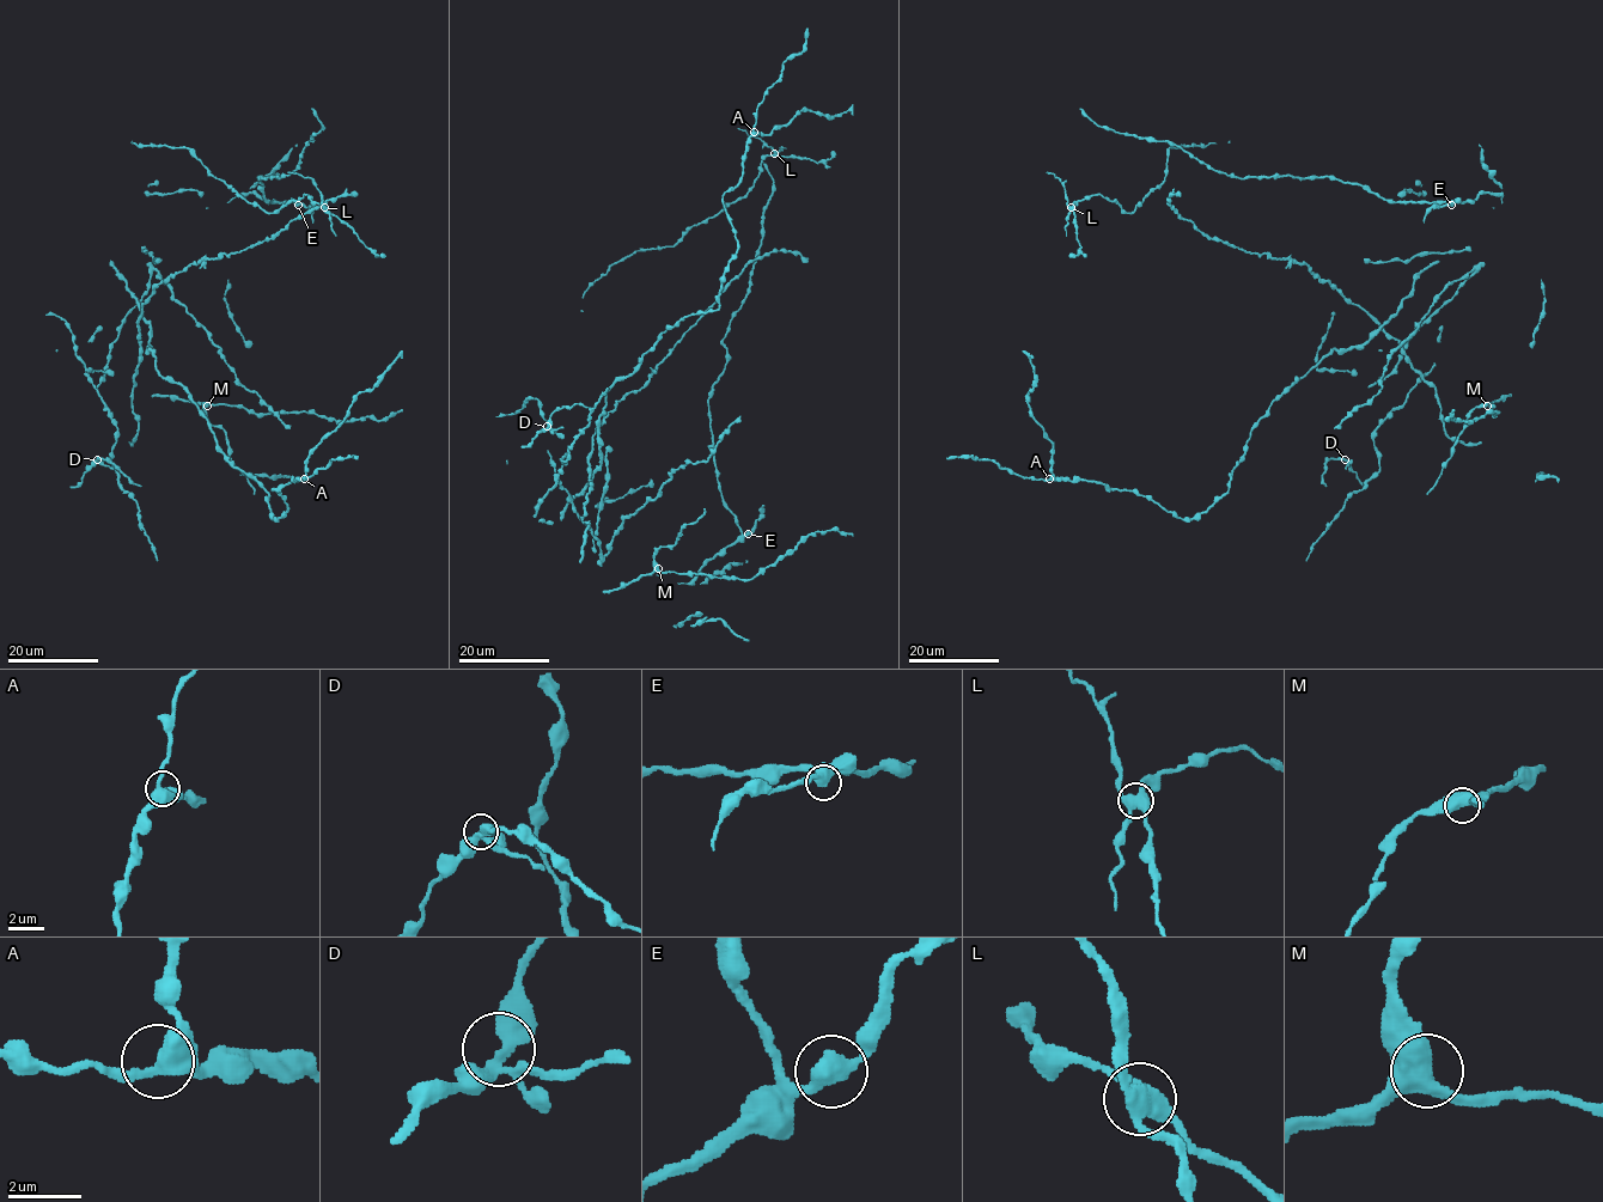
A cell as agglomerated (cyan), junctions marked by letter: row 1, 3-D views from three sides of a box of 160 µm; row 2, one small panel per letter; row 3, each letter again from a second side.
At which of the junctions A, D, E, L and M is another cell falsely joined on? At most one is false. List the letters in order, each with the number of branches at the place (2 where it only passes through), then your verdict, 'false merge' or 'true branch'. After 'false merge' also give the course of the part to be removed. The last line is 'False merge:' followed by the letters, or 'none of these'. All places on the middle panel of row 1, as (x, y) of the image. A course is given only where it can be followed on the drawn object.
A: 3 | true branch
D: 4 | true branch
E: 3 | true branch
L: 4 | false merge | (774, 153), (759, 138), (738, 128)
M: 3 | true branch
False merge: L

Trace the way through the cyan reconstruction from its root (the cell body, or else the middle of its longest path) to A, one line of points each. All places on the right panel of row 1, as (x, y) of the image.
A: (1346, 298), (1383, 327), (1328, 353), (1271, 404), (1229, 488), (1206, 511), (1181, 519), (1128, 489), (1049, 479)

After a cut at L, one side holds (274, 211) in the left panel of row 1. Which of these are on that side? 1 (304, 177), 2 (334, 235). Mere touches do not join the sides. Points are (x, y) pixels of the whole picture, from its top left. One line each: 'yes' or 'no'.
1: no
2: no

